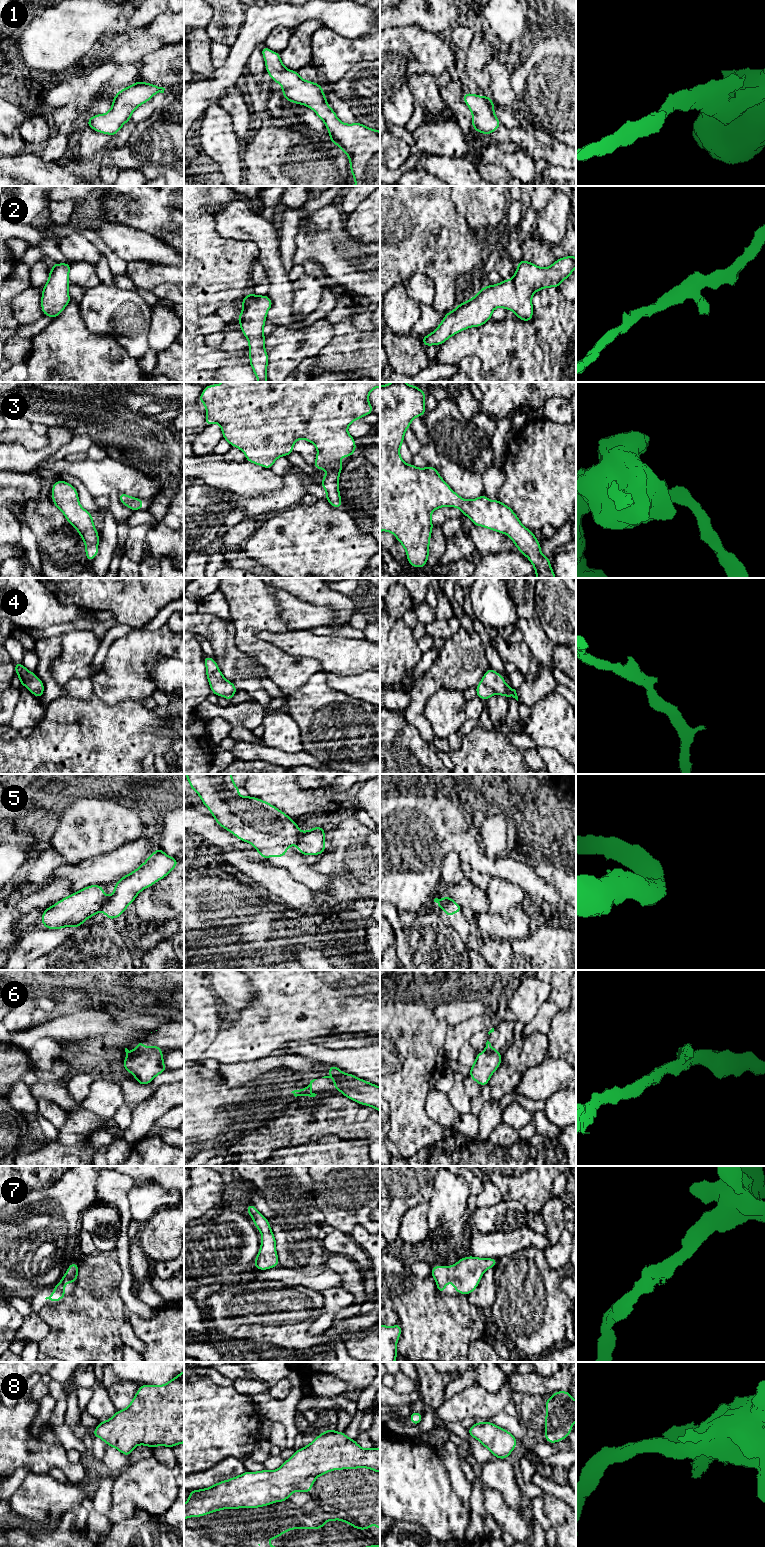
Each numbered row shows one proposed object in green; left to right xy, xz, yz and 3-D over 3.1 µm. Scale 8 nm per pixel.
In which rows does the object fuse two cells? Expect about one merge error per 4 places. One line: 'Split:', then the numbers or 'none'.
Split: 5, 6

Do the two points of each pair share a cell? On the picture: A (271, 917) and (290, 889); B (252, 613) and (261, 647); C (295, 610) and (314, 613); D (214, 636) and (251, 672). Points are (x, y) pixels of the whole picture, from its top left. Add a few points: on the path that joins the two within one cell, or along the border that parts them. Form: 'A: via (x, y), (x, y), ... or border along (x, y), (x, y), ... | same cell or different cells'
A: border along (284, 903), (288, 908) | different cells
B: via (251, 622), (252, 640) | same cell
C: via (300, 613), (309, 613) | same cell
D: via (223, 645), (242, 664) | same cell

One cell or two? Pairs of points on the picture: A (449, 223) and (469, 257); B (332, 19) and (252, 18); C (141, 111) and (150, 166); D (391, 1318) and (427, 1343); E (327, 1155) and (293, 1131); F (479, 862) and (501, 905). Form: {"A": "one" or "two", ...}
{"A": "one", "B": "one", "C": "one", "D": "two", "E": "two", "F": "two"}

